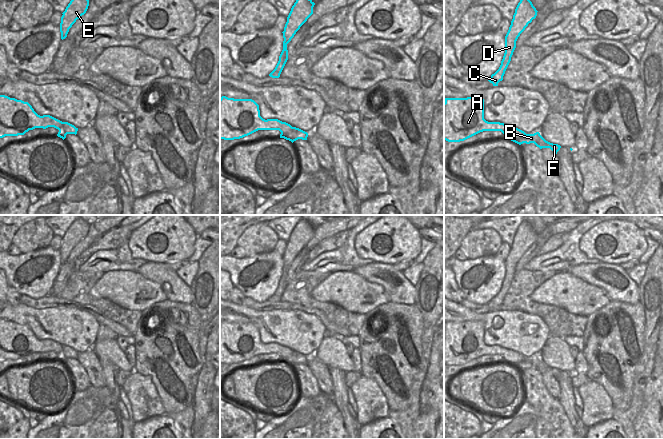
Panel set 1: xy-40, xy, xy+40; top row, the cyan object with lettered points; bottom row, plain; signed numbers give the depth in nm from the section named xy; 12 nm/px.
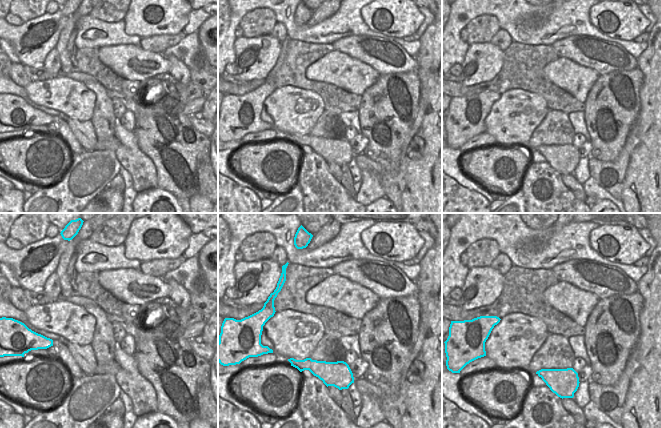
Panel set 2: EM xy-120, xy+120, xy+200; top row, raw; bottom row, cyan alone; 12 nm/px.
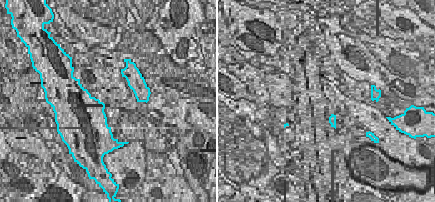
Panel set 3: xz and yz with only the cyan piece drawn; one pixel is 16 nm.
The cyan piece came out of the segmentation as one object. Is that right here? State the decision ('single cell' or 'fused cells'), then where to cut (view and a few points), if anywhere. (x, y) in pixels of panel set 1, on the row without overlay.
single cell | no cut

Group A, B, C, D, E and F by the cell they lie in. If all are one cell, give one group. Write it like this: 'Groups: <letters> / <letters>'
Groups: A B C D E F

